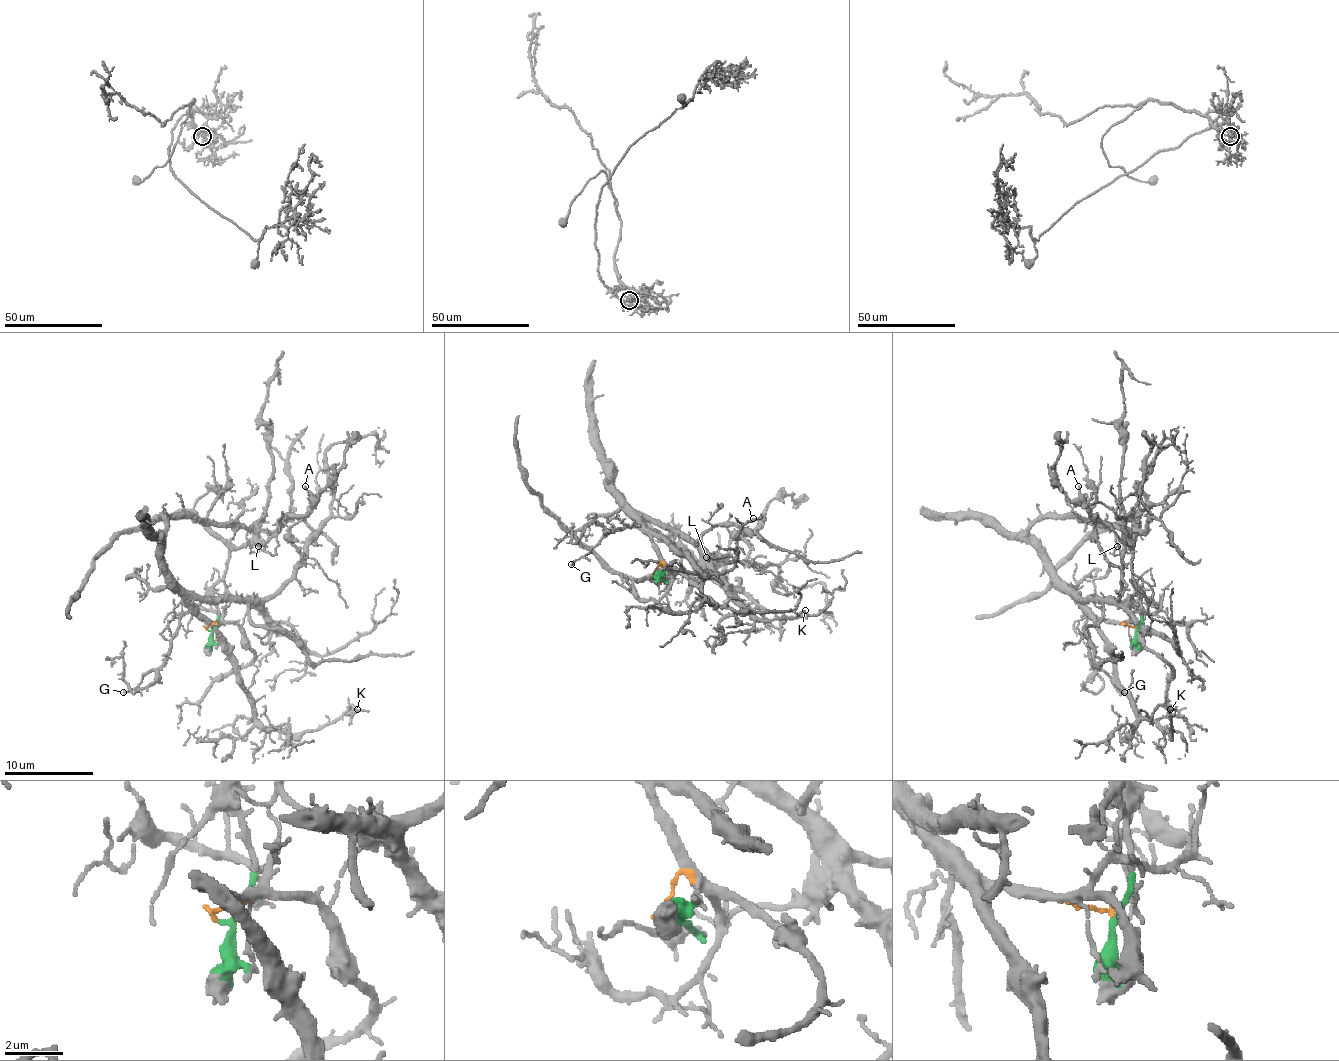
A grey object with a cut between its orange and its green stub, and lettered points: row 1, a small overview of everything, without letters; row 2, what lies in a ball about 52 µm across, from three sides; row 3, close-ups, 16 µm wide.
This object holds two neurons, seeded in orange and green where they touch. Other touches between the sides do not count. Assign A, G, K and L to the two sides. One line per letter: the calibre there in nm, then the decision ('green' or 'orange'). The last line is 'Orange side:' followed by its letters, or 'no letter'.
A: calibre 140 nm; green
G: calibre 150 nm; orange
K: calibre 150 nm; orange
L: calibre 100 nm; green
Orange side: G, K

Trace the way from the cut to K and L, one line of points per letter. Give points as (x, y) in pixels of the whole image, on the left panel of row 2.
K: (207, 629), (211, 623), (204, 620), (231, 662), (238, 685), (260, 724), (288, 735), (302, 735), (357, 709)
L: (209, 629), (218, 618), (213, 585), (224, 574), (229, 554), (273, 536), (277, 543), (275, 554), (257, 545)

